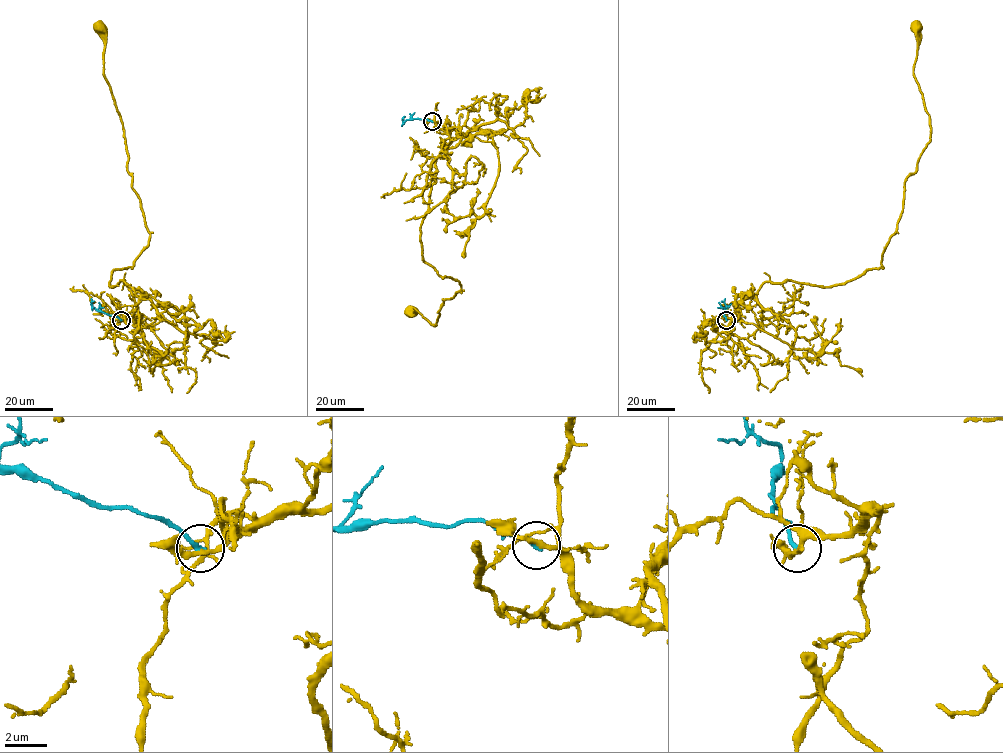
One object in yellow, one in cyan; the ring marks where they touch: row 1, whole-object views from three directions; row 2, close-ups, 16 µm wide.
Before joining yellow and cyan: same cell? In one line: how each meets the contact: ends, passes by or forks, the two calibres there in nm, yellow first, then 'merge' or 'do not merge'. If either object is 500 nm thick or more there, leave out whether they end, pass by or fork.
yellow passes by | cyan ends | 200/240 nm | merge

